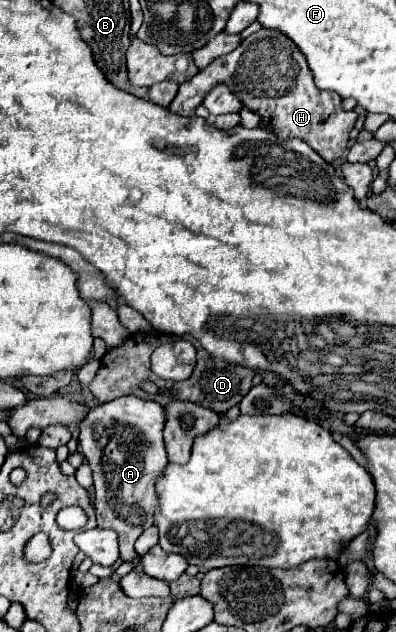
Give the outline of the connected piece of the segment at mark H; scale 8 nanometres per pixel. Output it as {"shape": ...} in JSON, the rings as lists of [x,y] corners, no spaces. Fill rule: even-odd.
{"shape":[[[265,28],[255,32],[253,36],[245,38],[233,52],[213,60],[213,64],[209,64],[205,70],[199,70],[199,74],[183,82],[175,100],[169,104],[169,110],[179,116],[193,116],[195,108],[217,82],[229,84],[241,102],[261,118],[261,128],[273,130],[281,138],[299,138],[307,142],[327,162],[333,162],[343,154],[349,132],[357,120],[357,112],[343,110],[339,94],[317,90],[305,56],[297,50],[297,46],[293,46],[293,42],[289,42],[289,38]],[[263,32],[271,34],[257,36]],[[259,70],[265,70],[263,76]]]}

